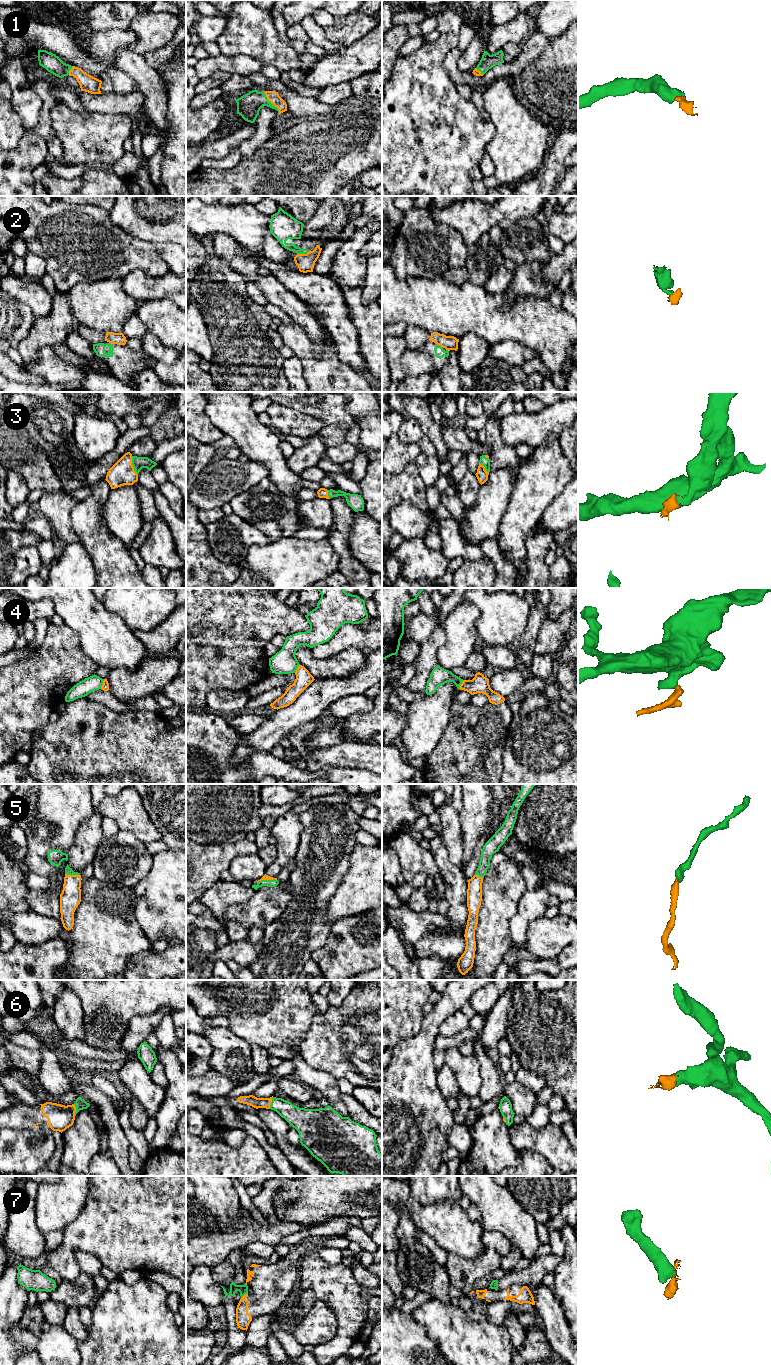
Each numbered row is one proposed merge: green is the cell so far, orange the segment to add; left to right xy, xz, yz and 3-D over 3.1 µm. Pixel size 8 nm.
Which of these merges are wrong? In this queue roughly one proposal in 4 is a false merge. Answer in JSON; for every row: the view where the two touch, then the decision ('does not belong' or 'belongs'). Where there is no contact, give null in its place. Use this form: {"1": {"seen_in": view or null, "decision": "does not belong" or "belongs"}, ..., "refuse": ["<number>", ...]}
{"1": {"seen_in": "xz", "decision": "belongs"}, "2": {"seen_in": "xz", "decision": "does not belong"}, "3": {"seen_in": "xy", "decision": "belongs"}, "4": {"seen_in": "xy", "decision": "does not belong"}, "5": {"seen_in": "xz", "decision": "belongs"}, "6": {"seen_in": "xy", "decision": "belongs"}, "7": {"seen_in": "xz", "decision": "does not belong"}, "refuse": ["2", "4", "7"]}

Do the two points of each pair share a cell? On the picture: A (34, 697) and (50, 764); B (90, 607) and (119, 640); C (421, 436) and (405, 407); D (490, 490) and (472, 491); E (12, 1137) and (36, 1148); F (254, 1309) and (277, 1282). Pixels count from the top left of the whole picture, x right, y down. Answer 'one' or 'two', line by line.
A: two
B: one
C: two
D: two
E: one
F: one

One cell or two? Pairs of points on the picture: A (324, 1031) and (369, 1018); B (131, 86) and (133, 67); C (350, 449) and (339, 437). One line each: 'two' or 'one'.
A: one
B: two
C: two

